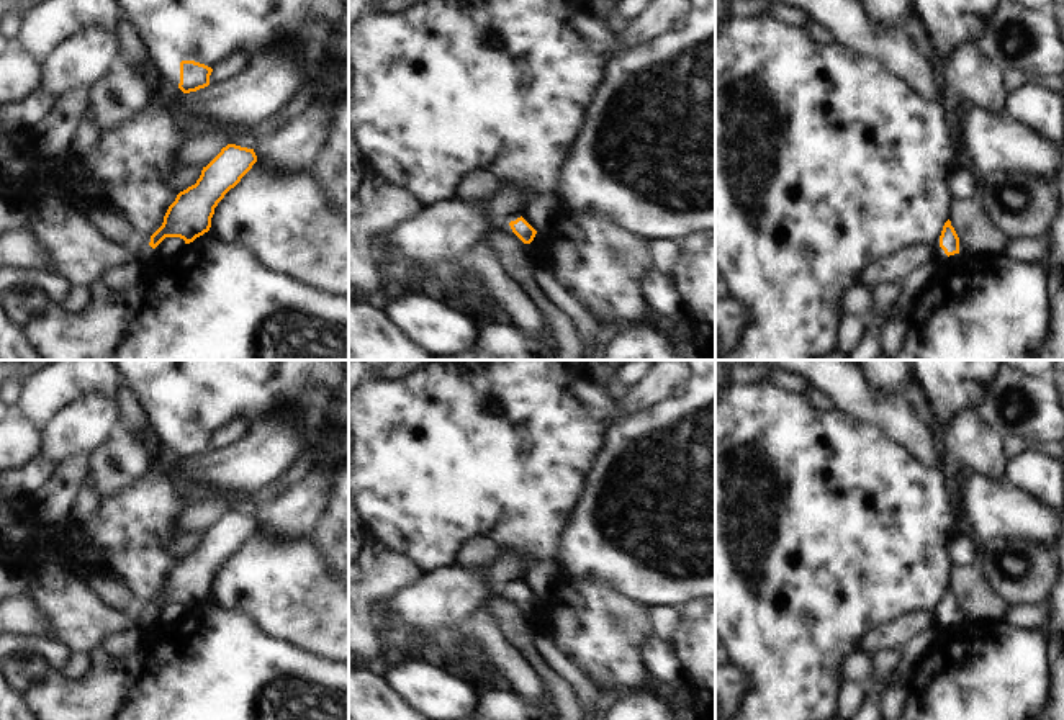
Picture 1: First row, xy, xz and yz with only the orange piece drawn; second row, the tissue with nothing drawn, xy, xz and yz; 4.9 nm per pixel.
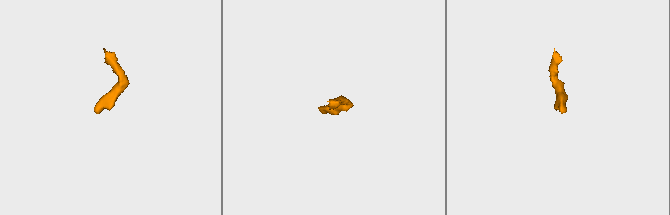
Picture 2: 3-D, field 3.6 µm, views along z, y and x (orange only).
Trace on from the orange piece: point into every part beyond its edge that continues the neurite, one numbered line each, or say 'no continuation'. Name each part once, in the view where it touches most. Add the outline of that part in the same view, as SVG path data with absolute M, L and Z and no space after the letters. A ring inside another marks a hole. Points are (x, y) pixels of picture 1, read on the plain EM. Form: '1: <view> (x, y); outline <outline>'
1: xy (208, 395); outline M113 360L123 383L136 394L152 432L169 448L178 453L180 429L195 427L213 434L234 421L250 425L255 419L272 416L285 407L295 412L295 422L304 432L303 450L314 442L319 443L318 457L349 435L349 419L331 435L324 432L327 425L327 406L336 393L349 383L349 368L344 360Z

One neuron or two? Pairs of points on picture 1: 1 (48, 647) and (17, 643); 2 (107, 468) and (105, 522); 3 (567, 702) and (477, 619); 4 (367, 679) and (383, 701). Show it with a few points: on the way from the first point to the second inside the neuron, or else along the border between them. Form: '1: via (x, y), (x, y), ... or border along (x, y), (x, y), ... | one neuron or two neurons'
1: via (40, 647), (25, 645) | one neuron
2: border along (141, 478), (100, 499) | two neurons
3: border along (511, 645), (545, 689) | two neurons
4: via (367, 684), (378, 696) | one neuron

